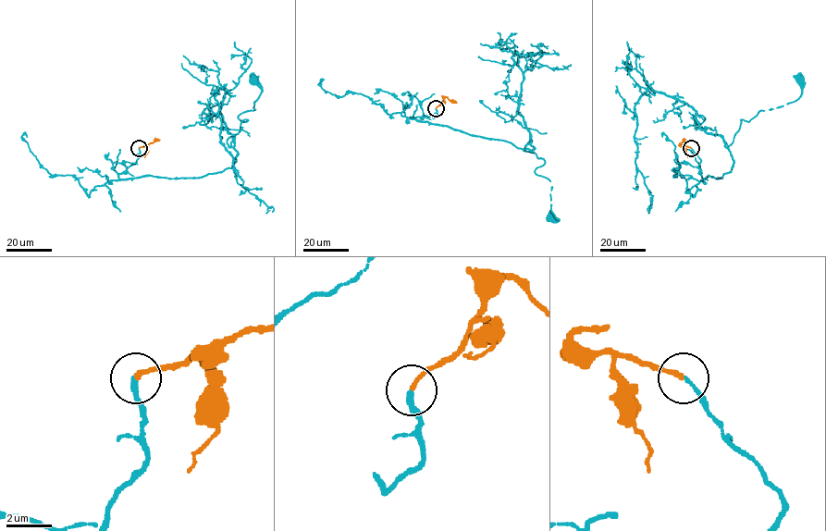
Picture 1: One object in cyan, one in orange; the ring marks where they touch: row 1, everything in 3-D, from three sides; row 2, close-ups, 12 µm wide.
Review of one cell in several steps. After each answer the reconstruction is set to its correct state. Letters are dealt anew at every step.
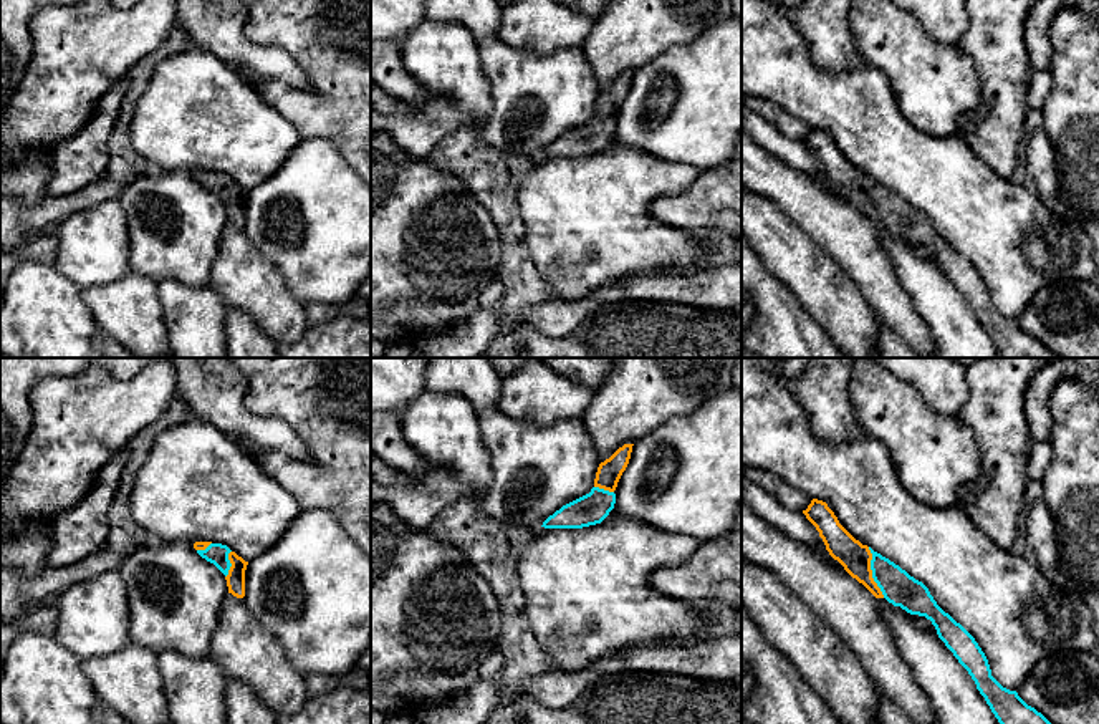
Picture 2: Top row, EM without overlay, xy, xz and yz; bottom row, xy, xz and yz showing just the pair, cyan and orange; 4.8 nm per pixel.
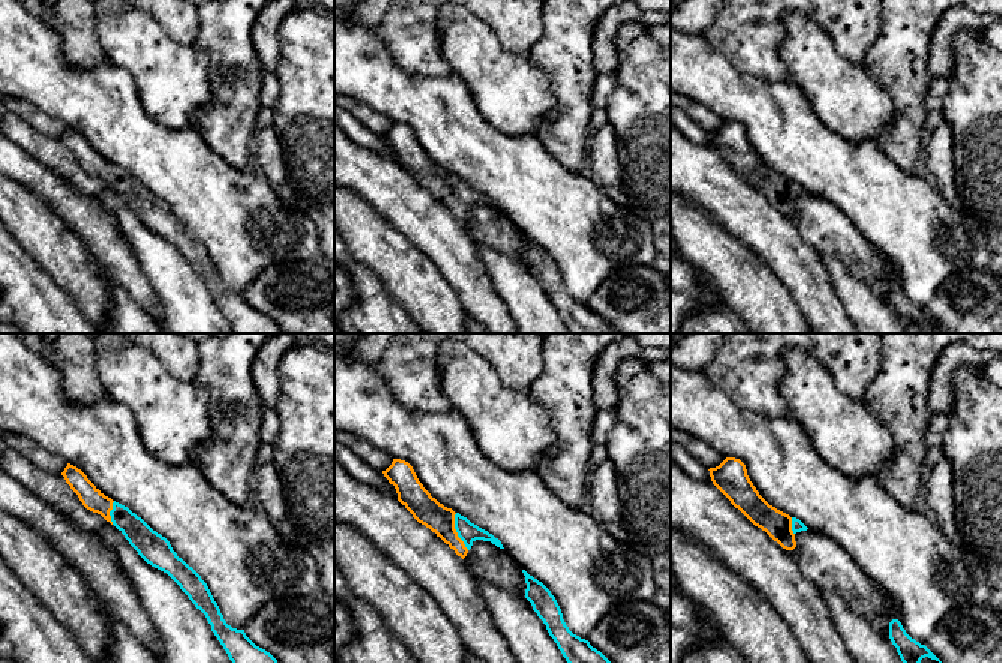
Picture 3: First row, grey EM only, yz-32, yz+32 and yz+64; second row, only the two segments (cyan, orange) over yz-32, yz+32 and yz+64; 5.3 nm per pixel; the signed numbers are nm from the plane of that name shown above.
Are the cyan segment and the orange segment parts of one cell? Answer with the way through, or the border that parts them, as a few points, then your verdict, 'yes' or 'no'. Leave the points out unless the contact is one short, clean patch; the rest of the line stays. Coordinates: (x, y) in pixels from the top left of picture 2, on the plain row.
across yz (897, 216), (873, 201), (851, 183) | yes

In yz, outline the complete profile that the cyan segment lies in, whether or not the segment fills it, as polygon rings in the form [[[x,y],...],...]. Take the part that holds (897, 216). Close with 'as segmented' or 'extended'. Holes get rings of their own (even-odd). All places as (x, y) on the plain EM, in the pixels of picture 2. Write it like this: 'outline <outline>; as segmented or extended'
outline [[[813,128],[803,142],[819,161],[829,184],[876,227],[885,227],[894,235],[932,250],[938,267],[975,310],[1001,358],[1058,358],[1016,320],[1003,316],[991,305],[988,288],[975,267],[937,234],[922,210],[856,169],[826,131]]]; extended

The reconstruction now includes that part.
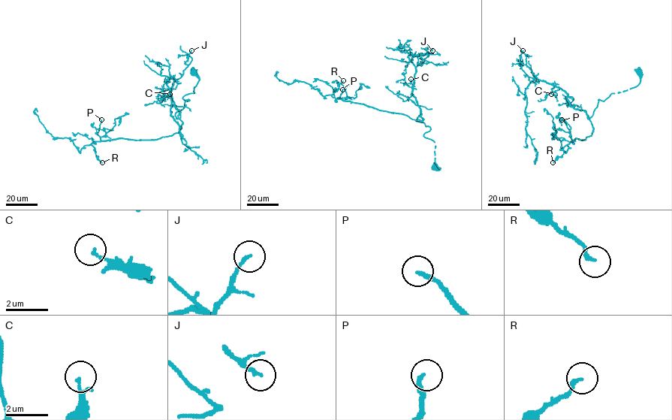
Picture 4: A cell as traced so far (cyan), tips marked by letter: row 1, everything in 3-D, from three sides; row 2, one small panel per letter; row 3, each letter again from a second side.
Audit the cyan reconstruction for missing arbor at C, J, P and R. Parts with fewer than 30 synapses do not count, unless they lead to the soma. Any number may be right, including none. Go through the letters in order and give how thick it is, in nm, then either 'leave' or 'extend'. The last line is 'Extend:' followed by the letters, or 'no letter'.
C: 140 nm | leave
J: 170 nm | leave
P: 200 nm | extend
R: 190 nm | leave
Extend: P

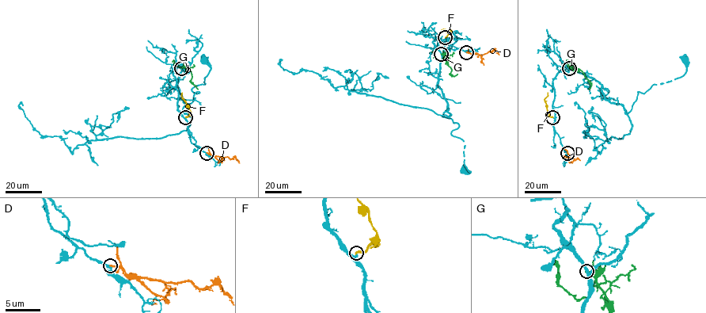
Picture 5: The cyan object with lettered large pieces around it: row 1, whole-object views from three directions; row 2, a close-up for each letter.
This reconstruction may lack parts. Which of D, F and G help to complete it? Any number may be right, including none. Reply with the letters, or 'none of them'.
F

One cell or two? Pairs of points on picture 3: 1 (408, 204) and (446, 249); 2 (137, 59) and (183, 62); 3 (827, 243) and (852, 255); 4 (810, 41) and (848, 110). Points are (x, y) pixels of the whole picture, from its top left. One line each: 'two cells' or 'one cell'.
1: one cell
2: one cell
3: one cell
4: one cell

